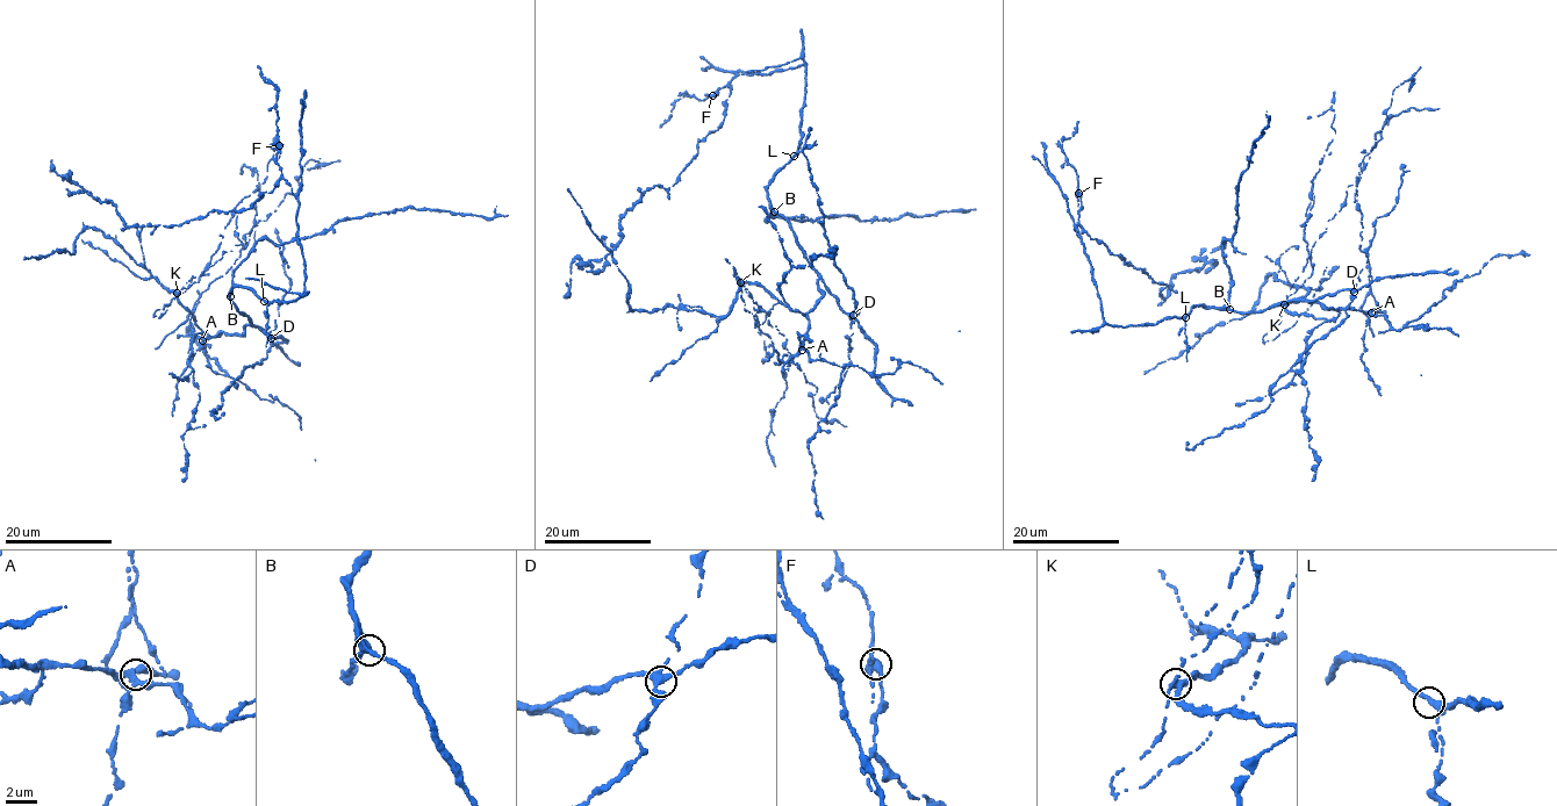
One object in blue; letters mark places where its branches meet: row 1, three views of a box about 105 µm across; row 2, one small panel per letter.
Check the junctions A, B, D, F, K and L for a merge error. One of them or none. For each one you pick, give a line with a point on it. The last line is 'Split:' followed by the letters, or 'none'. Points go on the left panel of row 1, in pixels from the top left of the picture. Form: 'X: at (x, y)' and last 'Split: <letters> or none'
K: at (177, 293)
Split: K

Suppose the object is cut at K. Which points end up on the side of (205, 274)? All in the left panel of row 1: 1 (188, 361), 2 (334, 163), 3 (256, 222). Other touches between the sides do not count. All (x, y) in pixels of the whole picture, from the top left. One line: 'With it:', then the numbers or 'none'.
With it: 2, 3

